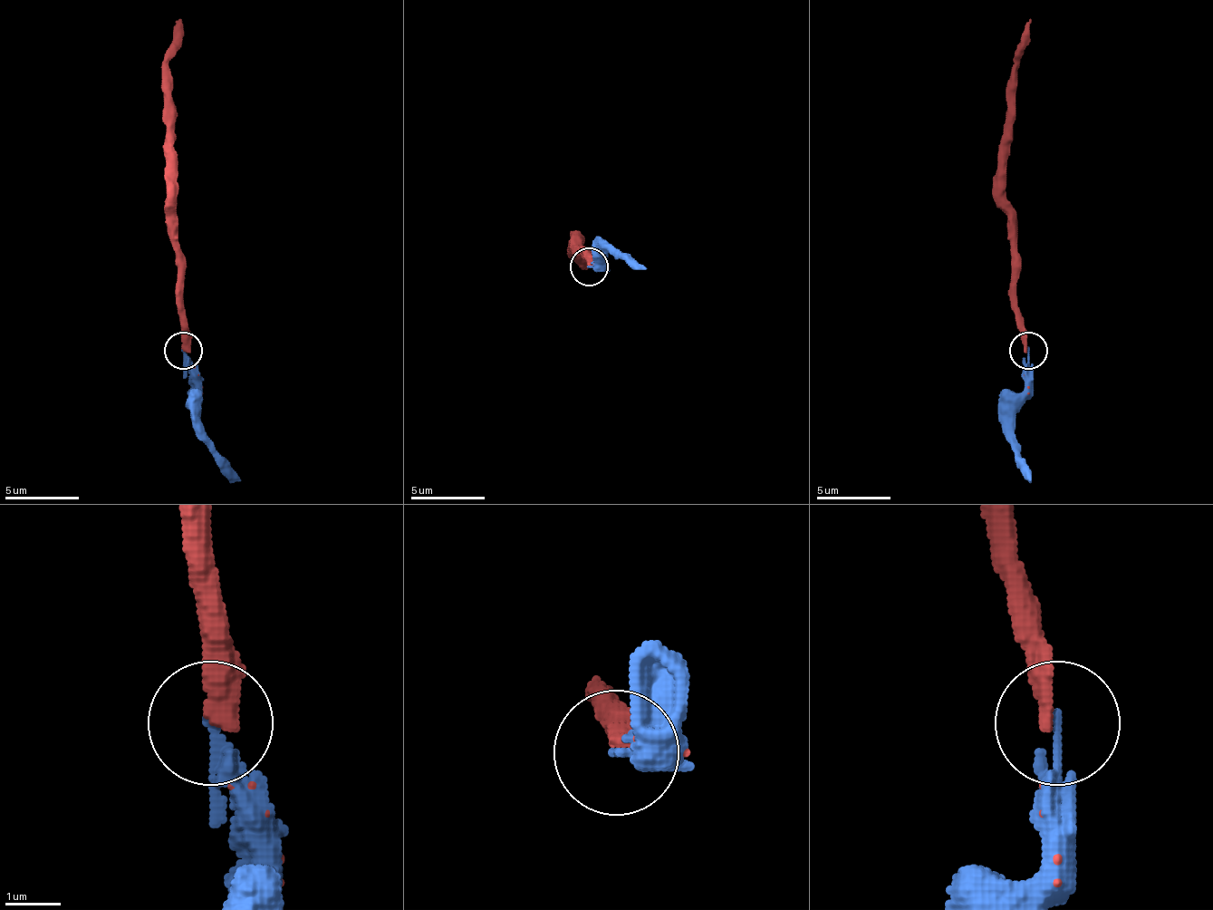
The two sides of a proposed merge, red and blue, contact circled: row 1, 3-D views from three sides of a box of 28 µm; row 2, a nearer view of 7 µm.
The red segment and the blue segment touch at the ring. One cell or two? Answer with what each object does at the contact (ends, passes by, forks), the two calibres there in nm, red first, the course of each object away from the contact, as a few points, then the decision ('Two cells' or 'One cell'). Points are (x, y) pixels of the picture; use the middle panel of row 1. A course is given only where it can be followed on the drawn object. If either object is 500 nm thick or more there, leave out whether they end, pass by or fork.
At the ring red ends. At the ring blue ends. Thickness 380 nm (red) against 190 nm. Course of red: (590, 264), (575, 241), (575, 253), (586, 267). Course of blue: (590, 267), (597, 267), (604, 253), (638, 267). One cell

